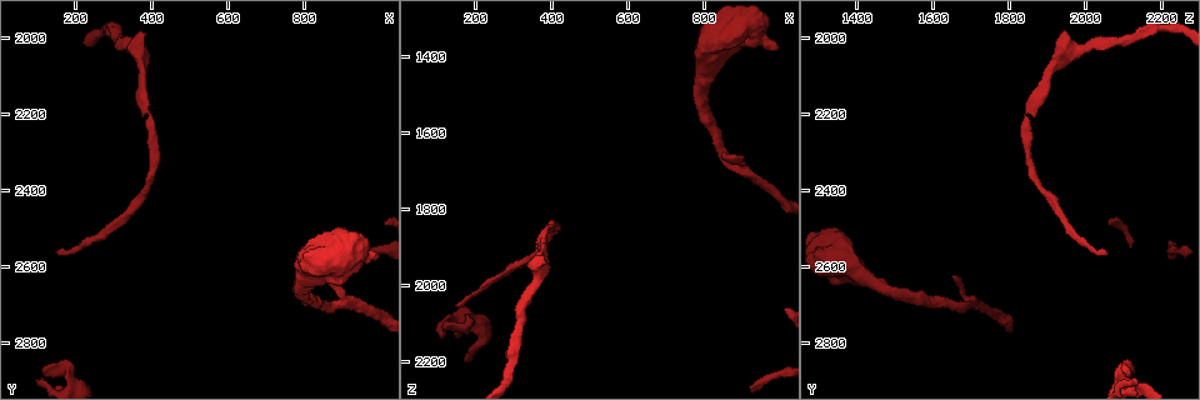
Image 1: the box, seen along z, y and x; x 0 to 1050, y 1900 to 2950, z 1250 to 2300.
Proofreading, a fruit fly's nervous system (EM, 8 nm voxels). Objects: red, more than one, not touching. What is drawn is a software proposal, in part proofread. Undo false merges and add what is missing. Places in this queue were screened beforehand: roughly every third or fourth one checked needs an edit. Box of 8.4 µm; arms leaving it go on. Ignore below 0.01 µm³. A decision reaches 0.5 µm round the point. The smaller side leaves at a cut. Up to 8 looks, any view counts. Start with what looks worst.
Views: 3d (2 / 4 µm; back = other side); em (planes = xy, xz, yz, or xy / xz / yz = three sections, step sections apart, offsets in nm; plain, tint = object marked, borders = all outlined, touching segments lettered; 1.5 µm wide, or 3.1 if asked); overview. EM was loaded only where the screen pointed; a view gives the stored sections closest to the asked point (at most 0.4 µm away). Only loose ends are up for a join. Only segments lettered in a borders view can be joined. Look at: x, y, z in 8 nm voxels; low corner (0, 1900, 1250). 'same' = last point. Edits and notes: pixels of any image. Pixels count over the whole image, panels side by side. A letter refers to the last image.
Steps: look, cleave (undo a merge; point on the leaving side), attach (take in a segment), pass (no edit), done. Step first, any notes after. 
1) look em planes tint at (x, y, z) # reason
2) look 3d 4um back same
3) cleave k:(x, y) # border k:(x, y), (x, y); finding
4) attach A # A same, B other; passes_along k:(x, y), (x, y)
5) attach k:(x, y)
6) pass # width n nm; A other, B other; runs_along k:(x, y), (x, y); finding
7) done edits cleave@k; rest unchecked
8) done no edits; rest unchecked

look em planes borders at (145, 2565, 2045) # free end

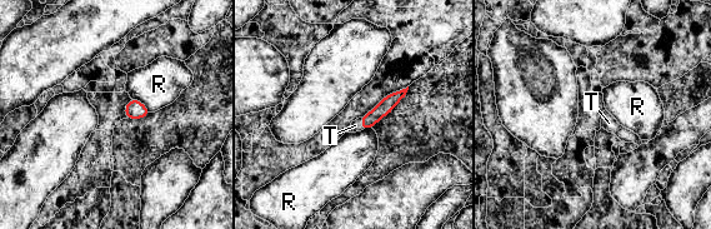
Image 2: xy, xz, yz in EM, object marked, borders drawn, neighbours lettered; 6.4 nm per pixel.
attach T # longest_contact R 160 nm; R other, T same; passes_along 2:(385, 106), (361, 124), (355, 125); it goes on there

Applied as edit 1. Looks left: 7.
look overview # redraw

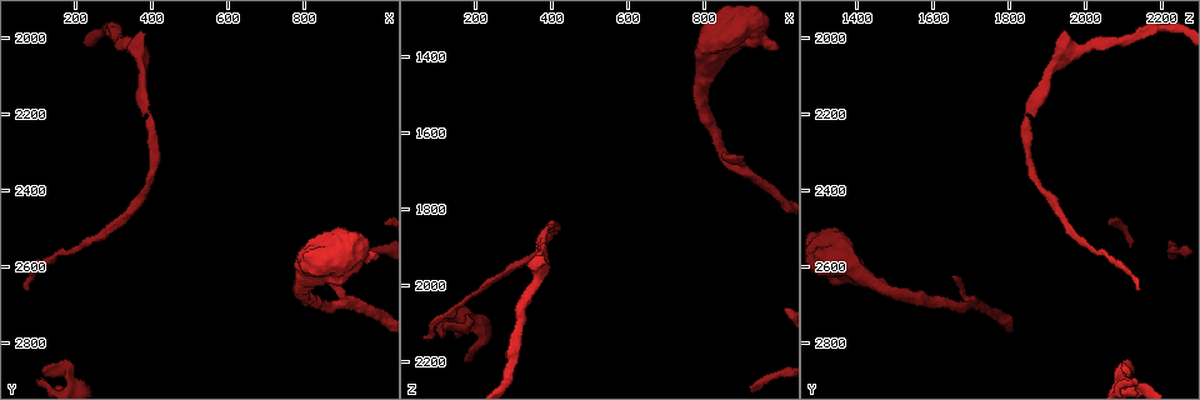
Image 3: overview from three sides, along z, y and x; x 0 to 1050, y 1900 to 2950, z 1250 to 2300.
look 3d 4um at (110, 2900, 2125) # free end

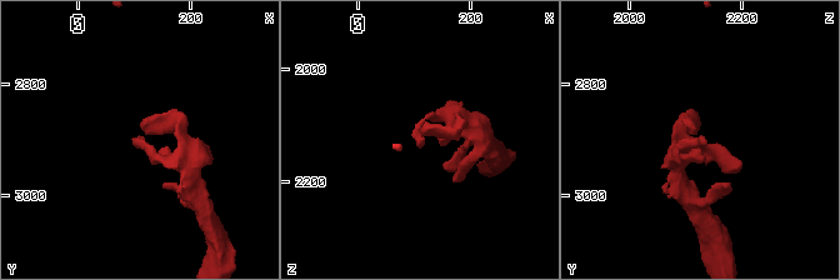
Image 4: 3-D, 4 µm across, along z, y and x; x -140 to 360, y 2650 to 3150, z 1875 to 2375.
look em planes borders at (110, 2895, 2125)

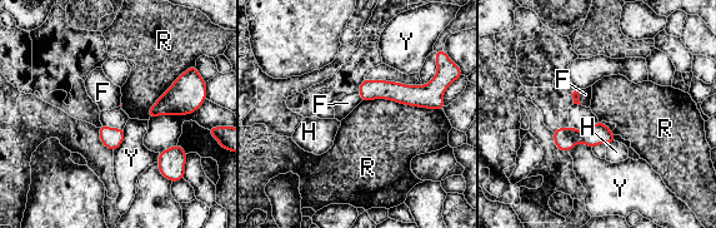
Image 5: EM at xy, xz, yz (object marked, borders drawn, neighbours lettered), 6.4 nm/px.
pass # F other, H other, R other, Y other; no lettered segment goes on from it

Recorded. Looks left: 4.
done edits attach@2; rest unchecked

